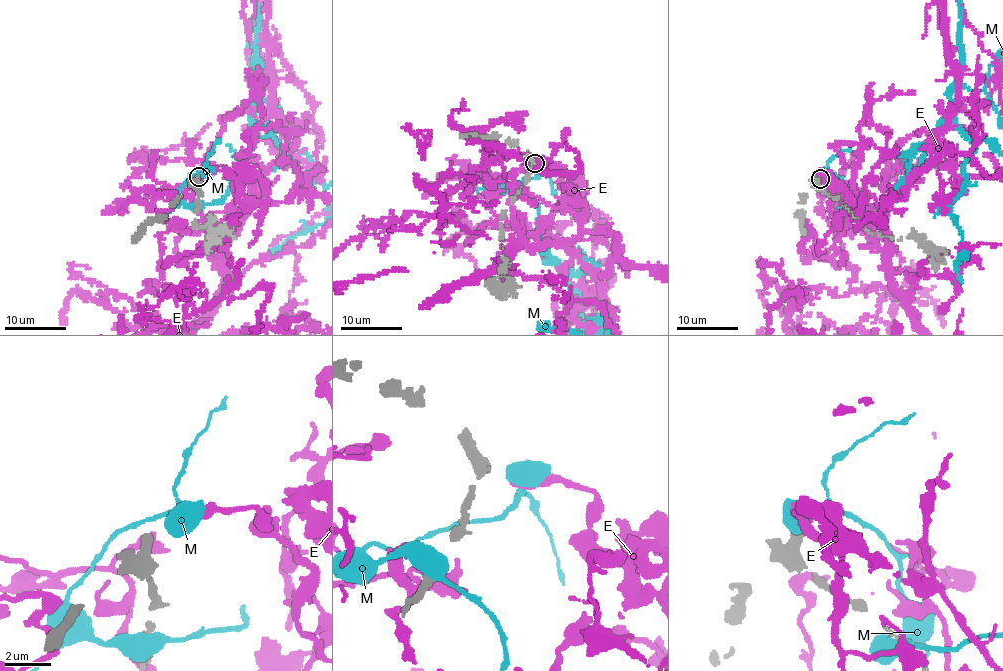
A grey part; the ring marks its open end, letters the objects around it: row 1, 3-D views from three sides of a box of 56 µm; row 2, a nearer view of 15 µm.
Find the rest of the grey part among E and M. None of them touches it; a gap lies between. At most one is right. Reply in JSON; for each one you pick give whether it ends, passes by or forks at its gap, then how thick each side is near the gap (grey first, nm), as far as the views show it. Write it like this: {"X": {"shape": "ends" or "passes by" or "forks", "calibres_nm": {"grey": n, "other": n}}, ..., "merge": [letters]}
{"merge": []}

